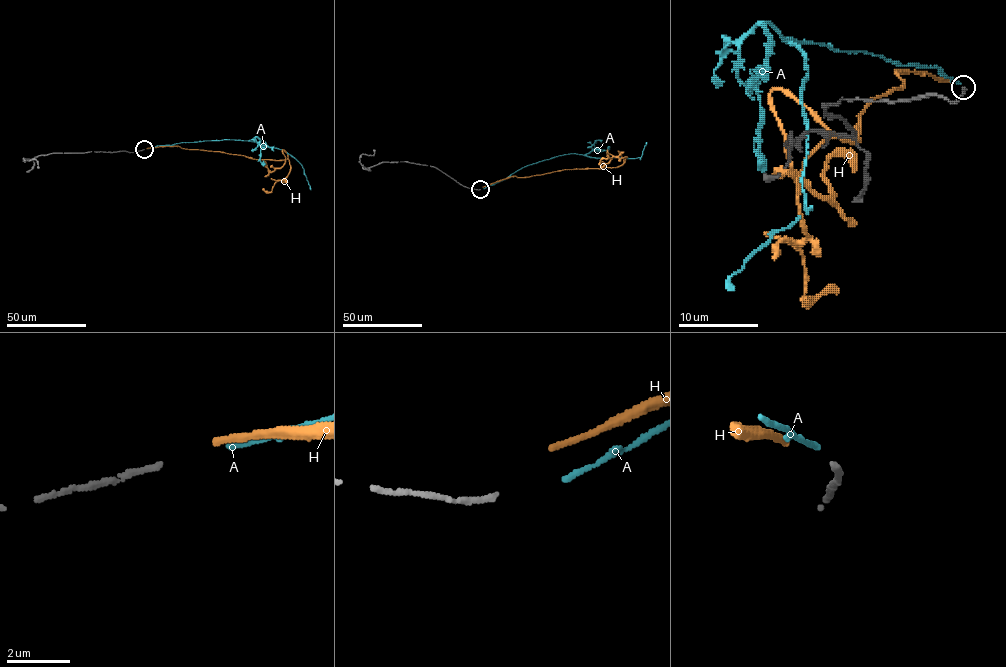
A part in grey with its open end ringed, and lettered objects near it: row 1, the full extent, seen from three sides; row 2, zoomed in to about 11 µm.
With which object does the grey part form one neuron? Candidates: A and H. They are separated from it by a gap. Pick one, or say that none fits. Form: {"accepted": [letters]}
{"accepted": ["A"]}

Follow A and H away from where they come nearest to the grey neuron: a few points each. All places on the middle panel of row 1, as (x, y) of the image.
A: (483, 189), (530, 164), (566, 154), (640, 158), (647, 143)
H: (483, 187), (514, 176), (617, 167), (624, 162), (618, 151), (621, 153), (607, 163), (600, 162), (603, 168)

